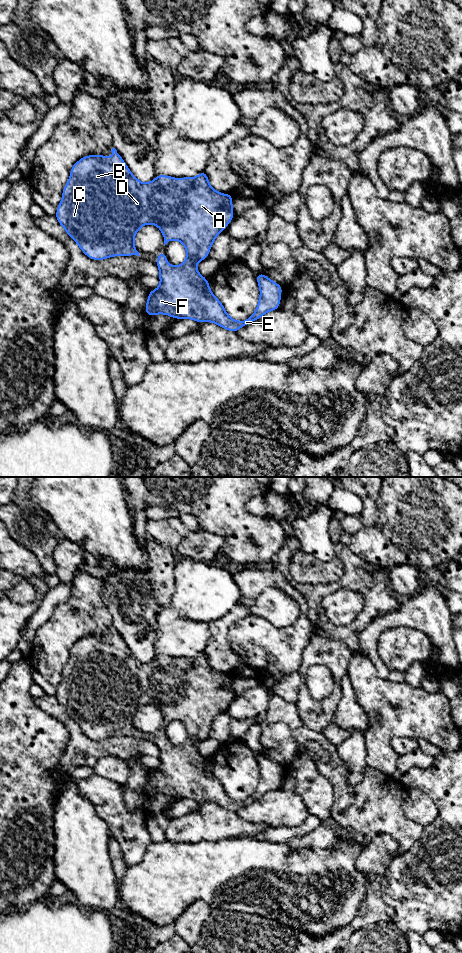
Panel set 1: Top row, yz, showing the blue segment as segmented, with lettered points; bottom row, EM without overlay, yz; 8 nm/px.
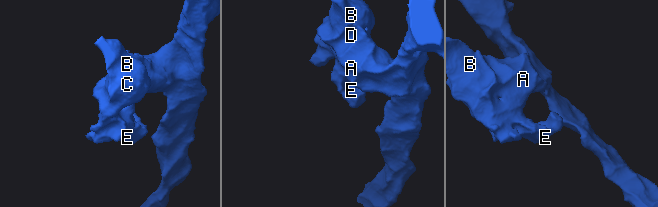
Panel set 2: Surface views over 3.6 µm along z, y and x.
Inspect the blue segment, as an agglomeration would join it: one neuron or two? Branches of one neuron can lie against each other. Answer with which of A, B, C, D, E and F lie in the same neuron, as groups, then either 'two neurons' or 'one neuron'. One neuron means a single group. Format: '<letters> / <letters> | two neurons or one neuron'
A B C D E F | one neuron

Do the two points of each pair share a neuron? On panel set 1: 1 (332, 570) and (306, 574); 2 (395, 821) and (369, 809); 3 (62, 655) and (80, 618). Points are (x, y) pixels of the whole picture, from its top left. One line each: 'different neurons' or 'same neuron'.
1: same neuron
2: same neuron
3: same neuron

